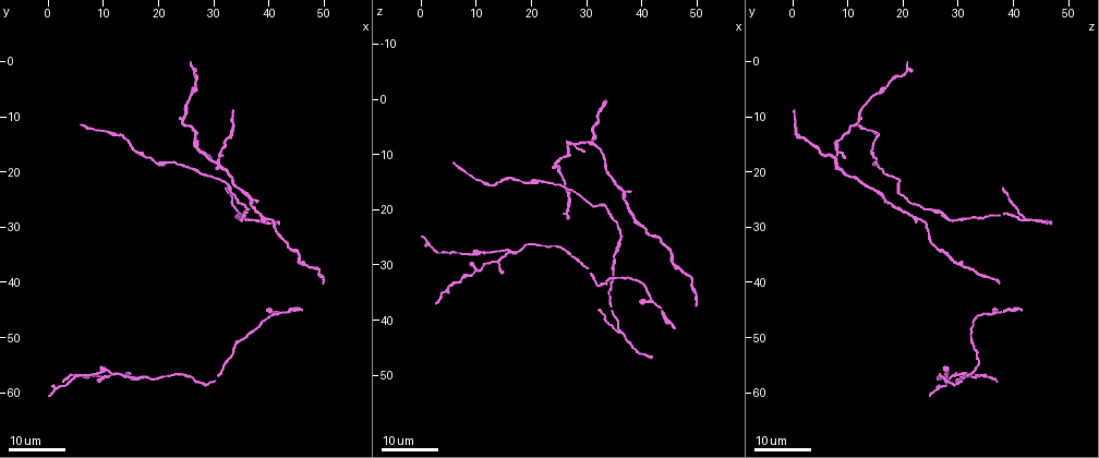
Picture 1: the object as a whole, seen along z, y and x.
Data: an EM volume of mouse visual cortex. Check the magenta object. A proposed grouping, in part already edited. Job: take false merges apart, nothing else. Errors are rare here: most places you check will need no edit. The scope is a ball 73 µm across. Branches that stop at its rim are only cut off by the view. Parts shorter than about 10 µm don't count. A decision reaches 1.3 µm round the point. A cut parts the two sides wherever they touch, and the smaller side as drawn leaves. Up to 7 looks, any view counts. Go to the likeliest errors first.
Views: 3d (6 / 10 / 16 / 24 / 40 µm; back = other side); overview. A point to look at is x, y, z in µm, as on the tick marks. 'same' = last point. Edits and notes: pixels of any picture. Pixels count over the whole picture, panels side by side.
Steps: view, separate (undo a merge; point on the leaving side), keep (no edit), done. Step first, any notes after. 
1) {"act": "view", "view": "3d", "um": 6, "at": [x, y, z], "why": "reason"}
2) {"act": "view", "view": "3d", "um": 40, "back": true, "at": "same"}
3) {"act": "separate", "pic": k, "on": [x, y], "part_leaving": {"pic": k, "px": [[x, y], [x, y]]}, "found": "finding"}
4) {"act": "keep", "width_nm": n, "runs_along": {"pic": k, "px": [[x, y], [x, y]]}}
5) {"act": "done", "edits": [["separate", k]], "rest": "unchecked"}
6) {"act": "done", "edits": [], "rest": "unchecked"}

{"act": "view", "view": "3d", "um": 24, "at": [30.5, 18.5, 7.5], "why": "three-way junction"}

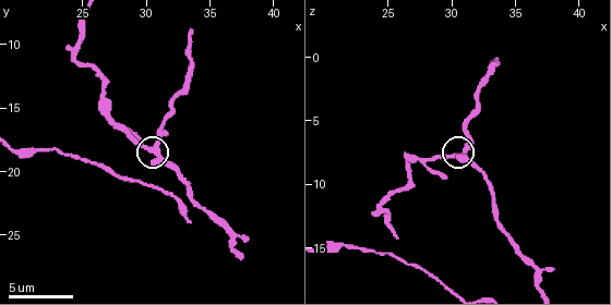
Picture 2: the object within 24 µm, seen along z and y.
{"act": "view", "view": "3d", "um": 6, "at": "same"}

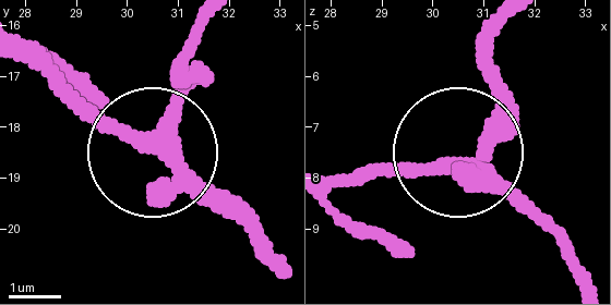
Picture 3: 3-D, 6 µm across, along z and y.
{"act": "view", "view": "3d", "um": 6, "back": true, "at": "same", "why": "other side"}

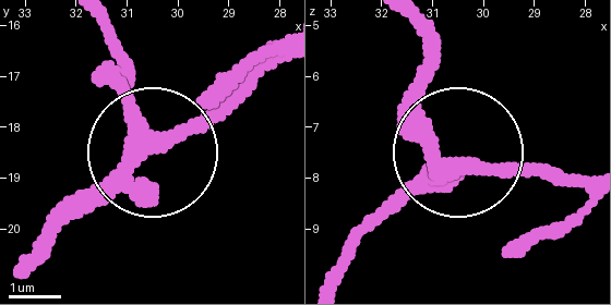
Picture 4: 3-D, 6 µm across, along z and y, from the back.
{"act": "keep", "runs_along": {"pic": 4, "px": [[330, 284], [451, 159], [411, 107]]}, "found": "all the same neuron"}

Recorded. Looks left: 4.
{"act": "view", "view": "3d", "um": 24, "at": [37.5, 27.5, 20.5]}

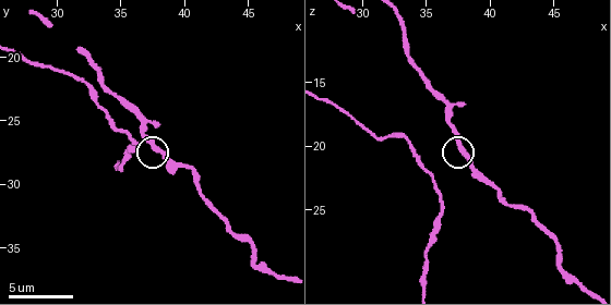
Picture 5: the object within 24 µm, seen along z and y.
{"act": "view", "view": "3d", "um": 6, "at": [37.6, 27.2, 20.2]}

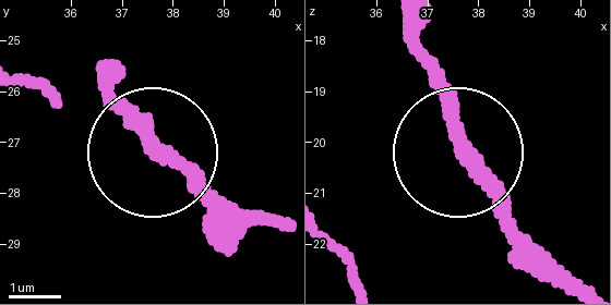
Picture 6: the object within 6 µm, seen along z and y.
{"act": "keep", "side_arm_um": 44, "found": "all the same neuron"}

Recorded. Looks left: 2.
{"act": "view", "view": "3d", "um": 6, "at": [36.6, 24.8, 16.4], "why": "three-way junction"}

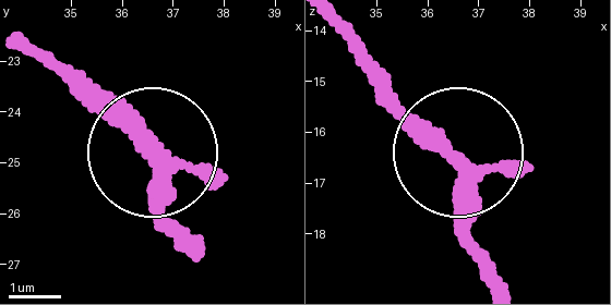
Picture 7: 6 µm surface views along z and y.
{"act": "keep", "arms": 3, "found": "one neuron here"}

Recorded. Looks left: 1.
{"act": "done", "edits": [], "rest": "unchecked"}

